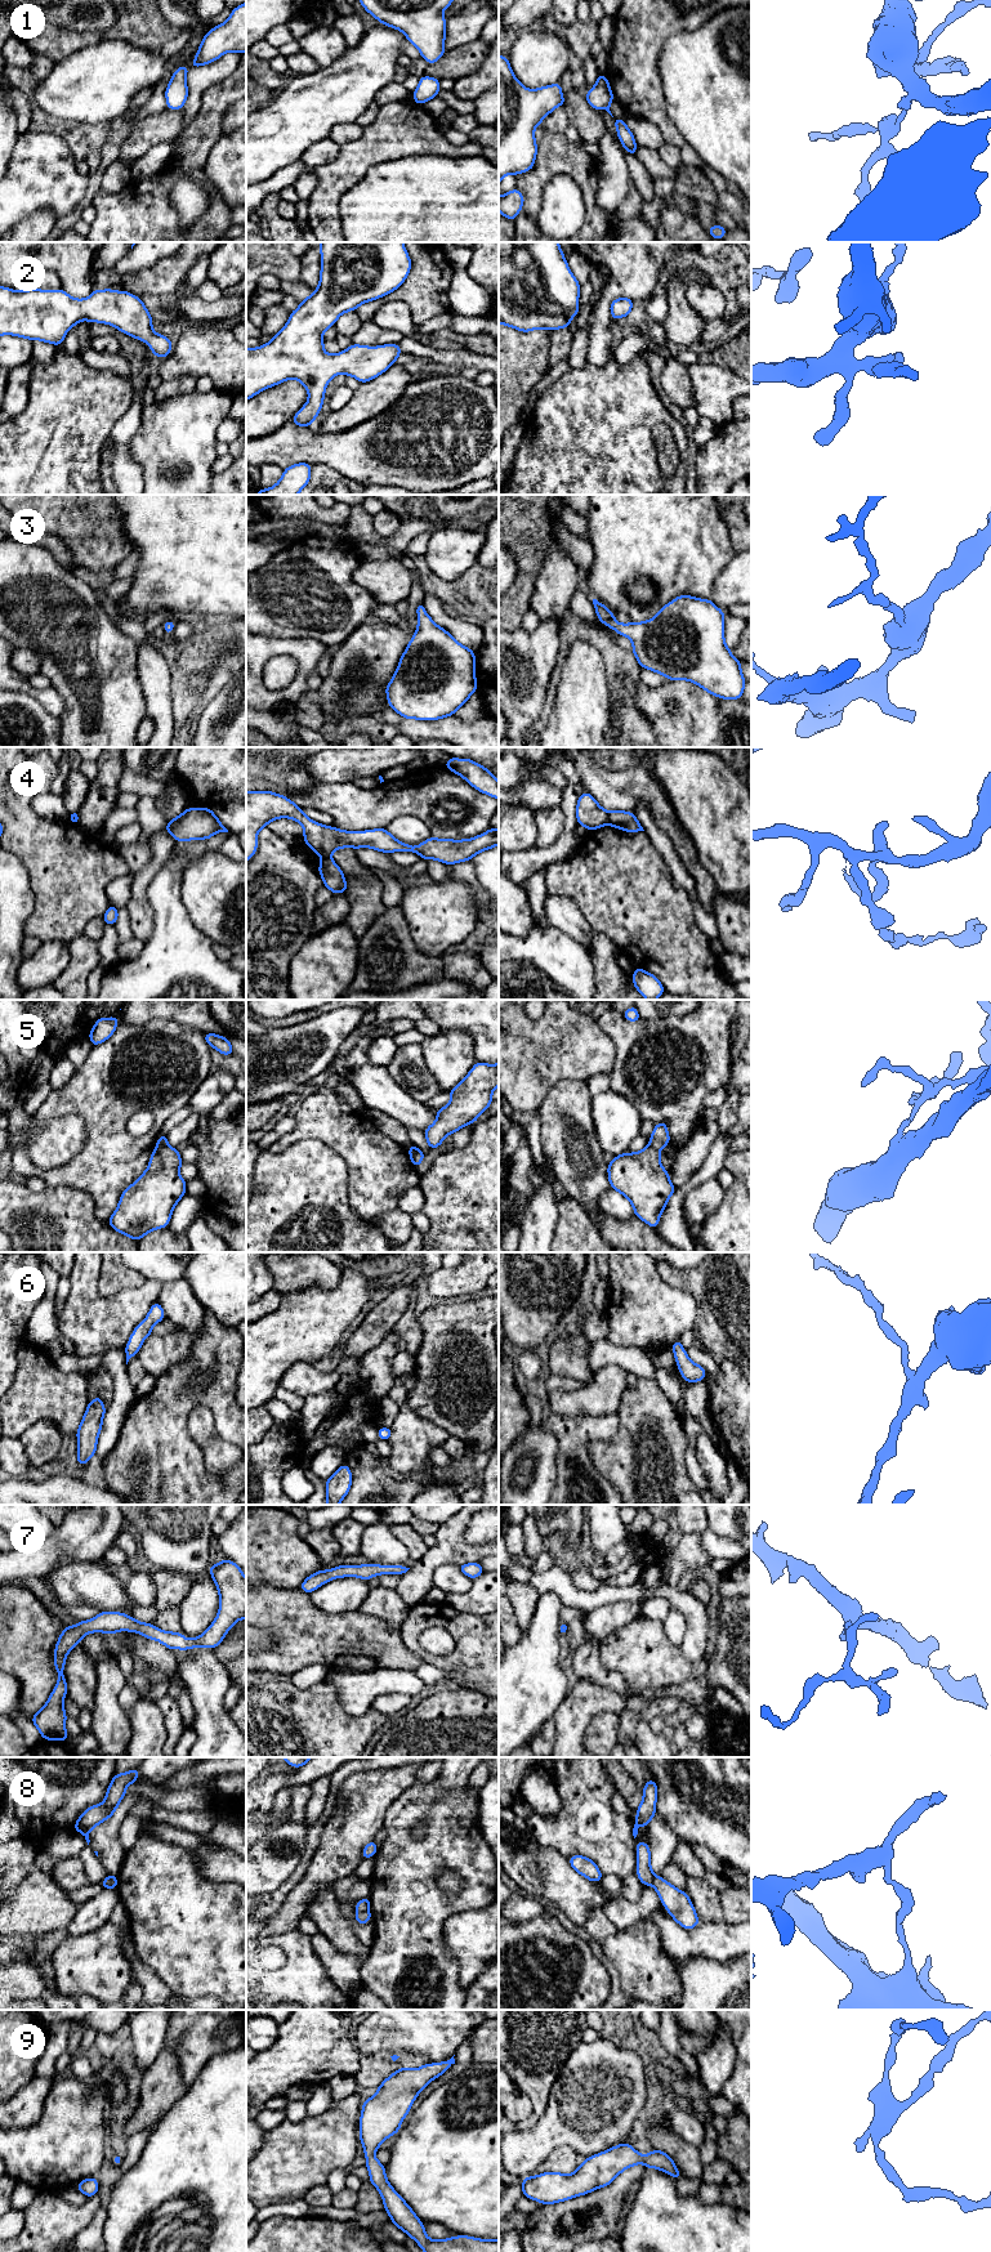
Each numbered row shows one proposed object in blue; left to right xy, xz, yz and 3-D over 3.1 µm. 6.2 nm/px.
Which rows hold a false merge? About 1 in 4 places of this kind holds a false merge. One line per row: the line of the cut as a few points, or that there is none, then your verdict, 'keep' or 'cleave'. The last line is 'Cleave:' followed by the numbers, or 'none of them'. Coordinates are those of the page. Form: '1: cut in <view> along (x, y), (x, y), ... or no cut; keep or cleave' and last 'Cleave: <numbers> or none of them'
1: no cut; keep
2: no cut; keep
3: no cut; keep
4: cut in yz along (610, 812), (607, 823); cleave
5: cut in xy along (157, 1144), (169, 1147); cleave
6: no cut; keep
7: no cut; keep
8: cut in xz along (367, 1909), (357, 1912); cleave
9: no cut; keep
Cleave: 4, 5, 8

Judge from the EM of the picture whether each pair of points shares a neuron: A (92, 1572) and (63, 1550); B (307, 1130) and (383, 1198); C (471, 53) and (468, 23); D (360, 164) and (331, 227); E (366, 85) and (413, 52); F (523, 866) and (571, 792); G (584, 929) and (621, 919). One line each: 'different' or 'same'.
A: different
B: same
C: different
D: same
E: different
F: same
G: different

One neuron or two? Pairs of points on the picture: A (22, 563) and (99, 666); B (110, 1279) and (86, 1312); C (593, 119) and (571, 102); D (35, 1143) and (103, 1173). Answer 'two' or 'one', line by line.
A: one
B: two
C: one
D: two

